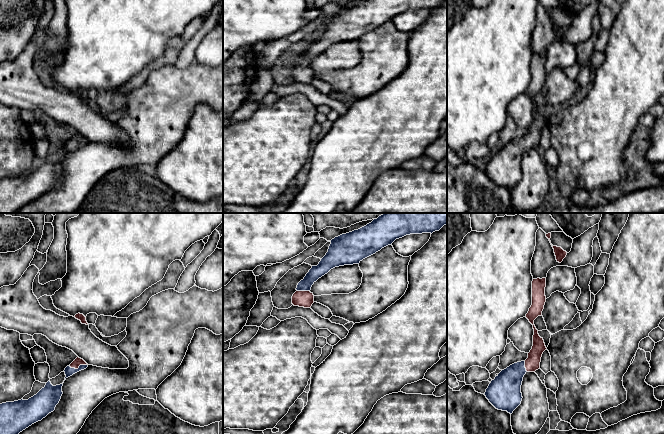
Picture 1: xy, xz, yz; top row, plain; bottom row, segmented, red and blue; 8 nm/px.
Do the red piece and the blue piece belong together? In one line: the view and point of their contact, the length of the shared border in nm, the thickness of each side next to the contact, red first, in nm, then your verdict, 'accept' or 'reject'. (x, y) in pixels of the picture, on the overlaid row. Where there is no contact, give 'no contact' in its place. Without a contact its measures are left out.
contact xy (78, 367); length 150 nm; calibres 70 and 70 nm; accept

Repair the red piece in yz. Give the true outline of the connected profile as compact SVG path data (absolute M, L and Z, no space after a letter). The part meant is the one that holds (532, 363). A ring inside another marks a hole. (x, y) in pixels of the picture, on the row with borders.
M537 278L532 281L532 305L526 318L533 325L533 346L525 361L517 362L502 370L486 389L485 396L498 410L512 414L521 404L521 385L527 372L535 372L540 368L543 352L547 349L543 338L538 334L534 320L542 315L546 302L546 278Z

